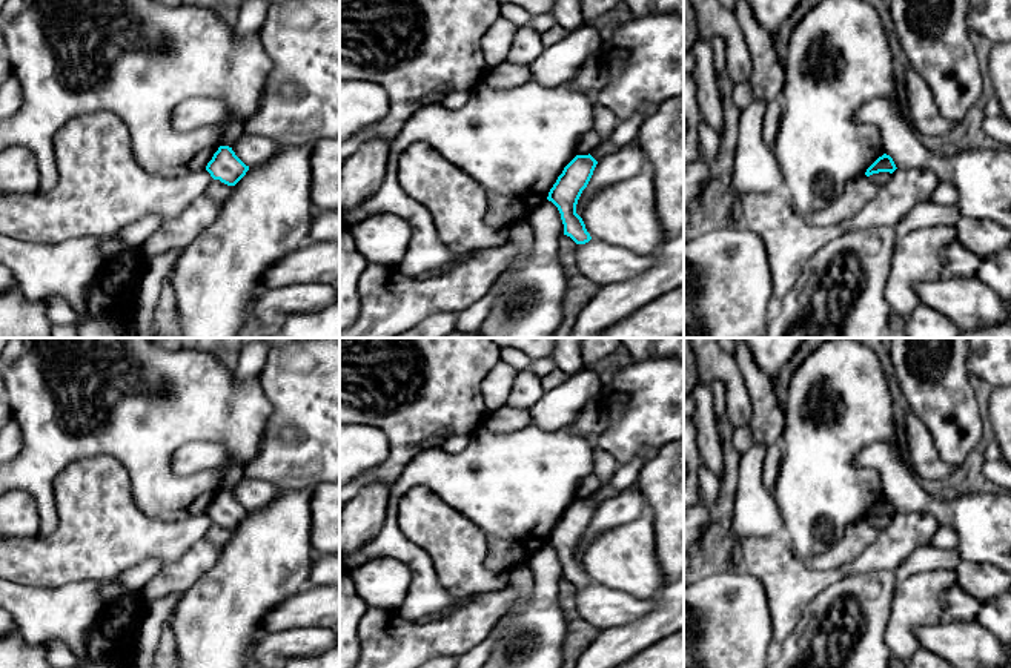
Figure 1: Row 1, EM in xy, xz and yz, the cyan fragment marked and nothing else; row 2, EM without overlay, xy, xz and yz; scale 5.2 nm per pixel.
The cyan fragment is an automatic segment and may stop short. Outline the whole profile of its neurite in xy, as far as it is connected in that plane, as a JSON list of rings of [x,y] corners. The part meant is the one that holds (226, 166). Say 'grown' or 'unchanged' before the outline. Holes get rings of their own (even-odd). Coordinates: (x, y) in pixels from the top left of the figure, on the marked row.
unchanged | [[[220,146],[207,163],[206,170],[214,180],[220,180],[227,186],[235,186],[249,170],[229,146]]]

